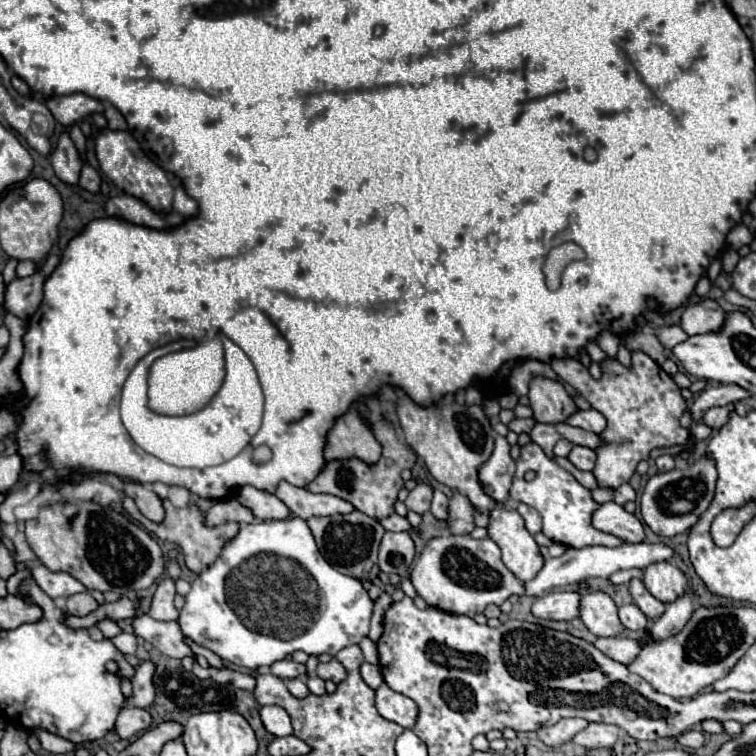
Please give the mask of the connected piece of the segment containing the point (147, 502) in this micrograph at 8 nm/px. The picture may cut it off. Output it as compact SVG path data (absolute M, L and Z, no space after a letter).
M126 481L124 483L124 493L136 501L136 505L138 505L138 509L140 509L140 513L144 517L148 517L154 523L162 523L164 521L166 513L164 513L162 501L158 499L158 495L154 491L150 491L148 487L144 487L140 483Z

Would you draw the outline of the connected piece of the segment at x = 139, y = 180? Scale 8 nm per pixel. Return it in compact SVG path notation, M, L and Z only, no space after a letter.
M102 129L94 137L94 149L100 171L119 190L130 193L144 203L148 203L154 211L170 211L172 209L172 199L174 199L174 189L166 177L166 173L150 161L144 151L140 149L138 141L128 133L128 131L112 131L112 129Z

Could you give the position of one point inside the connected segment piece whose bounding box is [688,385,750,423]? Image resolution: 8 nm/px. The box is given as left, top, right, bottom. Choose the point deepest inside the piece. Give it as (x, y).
(715, 396)

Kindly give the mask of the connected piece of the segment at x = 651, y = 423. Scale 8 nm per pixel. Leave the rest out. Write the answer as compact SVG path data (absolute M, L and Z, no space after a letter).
M632 353L632 369L626 369L616 359L608 359L602 365L600 381L594 381L588 369L576 359L552 359L550 365L562 381L572 385L592 405L592 409L600 411L608 421L608 427L602 433L604 445L596 449L598 459L594 475L600 487L616 489L622 483L628 483L636 473L638 463L648 459L652 449L672 447L688 441L688 429L680 427L680 417L686 411L686 401L680 395L680 387L646 353Z

